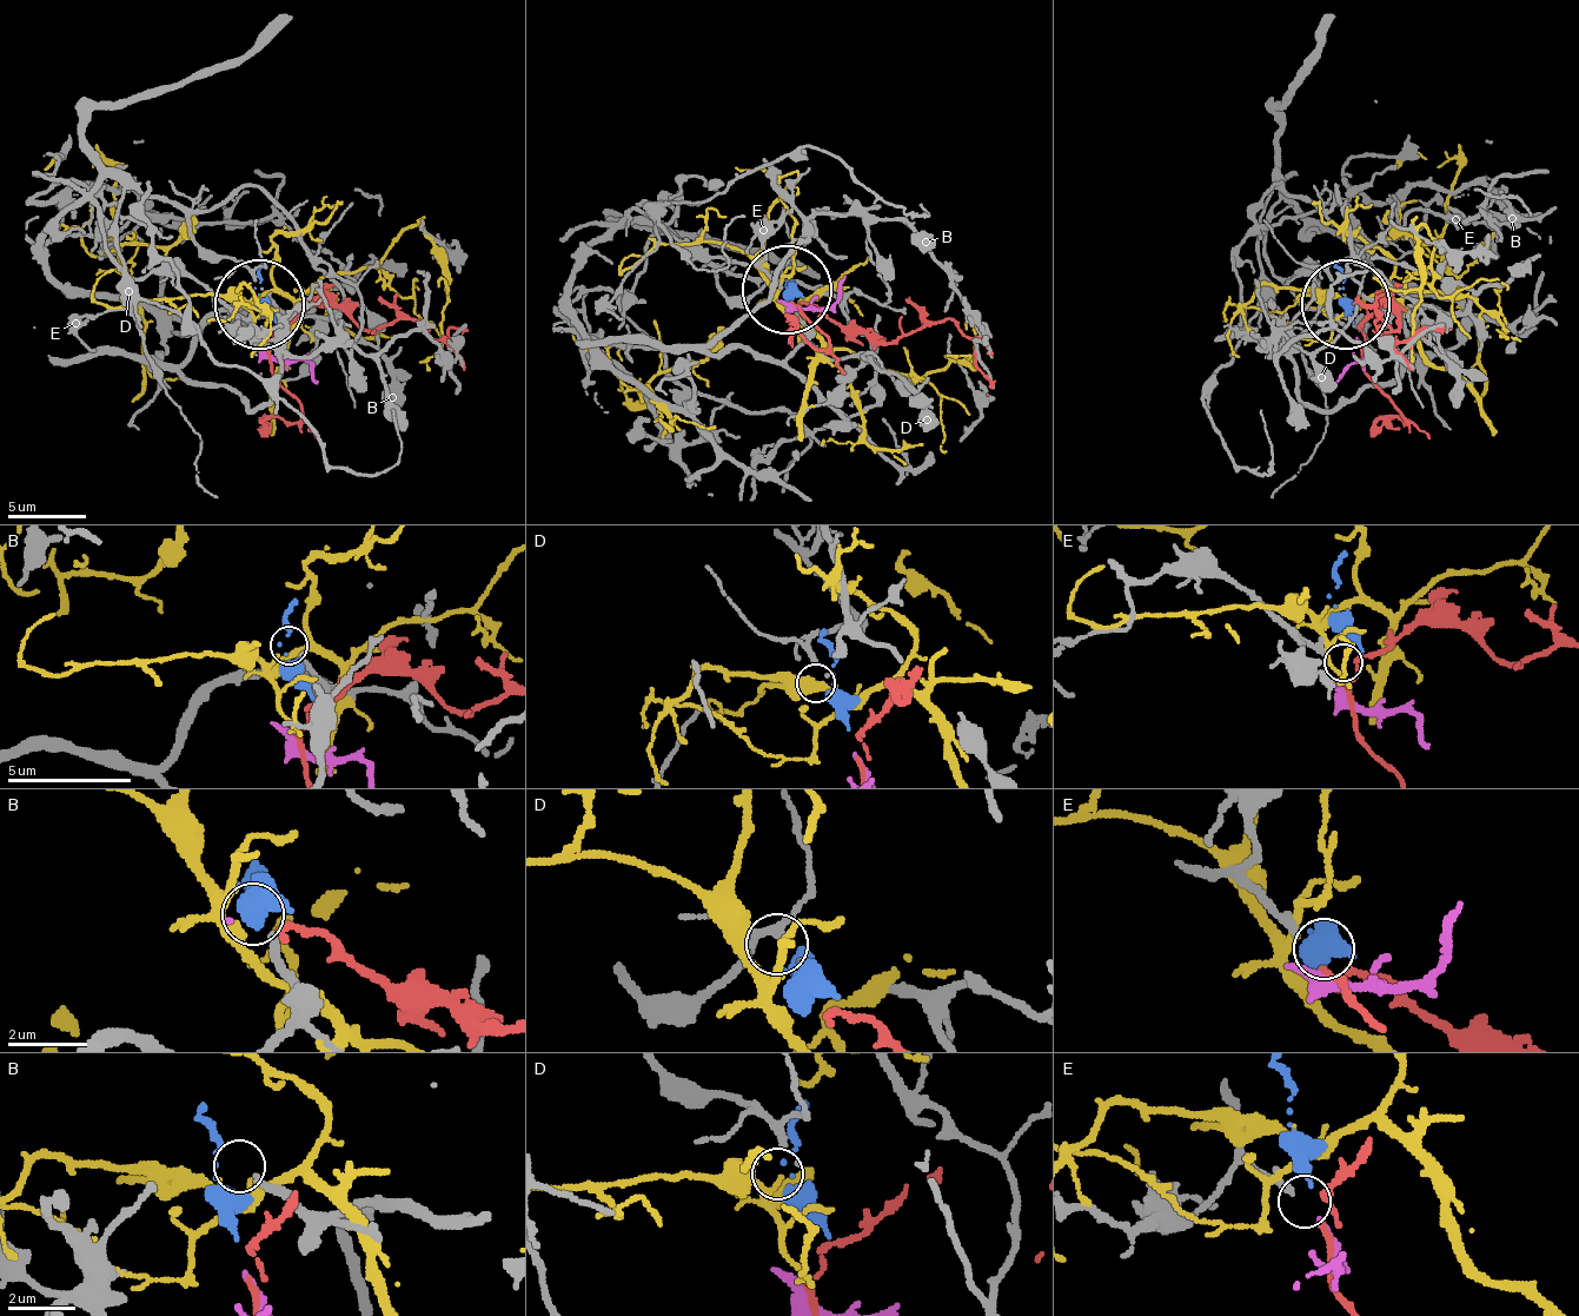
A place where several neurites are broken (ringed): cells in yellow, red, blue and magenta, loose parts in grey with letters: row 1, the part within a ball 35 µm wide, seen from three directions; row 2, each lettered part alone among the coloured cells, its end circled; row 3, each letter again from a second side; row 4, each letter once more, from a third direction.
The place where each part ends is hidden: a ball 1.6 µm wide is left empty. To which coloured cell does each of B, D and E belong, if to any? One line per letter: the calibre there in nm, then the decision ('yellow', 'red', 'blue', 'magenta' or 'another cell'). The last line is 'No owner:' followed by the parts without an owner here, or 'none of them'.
B: 220 nm | blue
D: 120 nm | another cell
E: 200 nm | red
No owner: D

